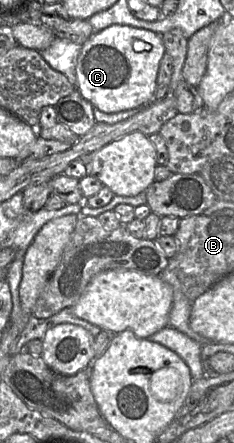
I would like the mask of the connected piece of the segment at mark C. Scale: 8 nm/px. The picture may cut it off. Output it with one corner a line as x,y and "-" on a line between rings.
113,24
94,32
82,45
76,62
76,88
93,107
105,113
143,108
153,101
159,64
165,53
162,35

